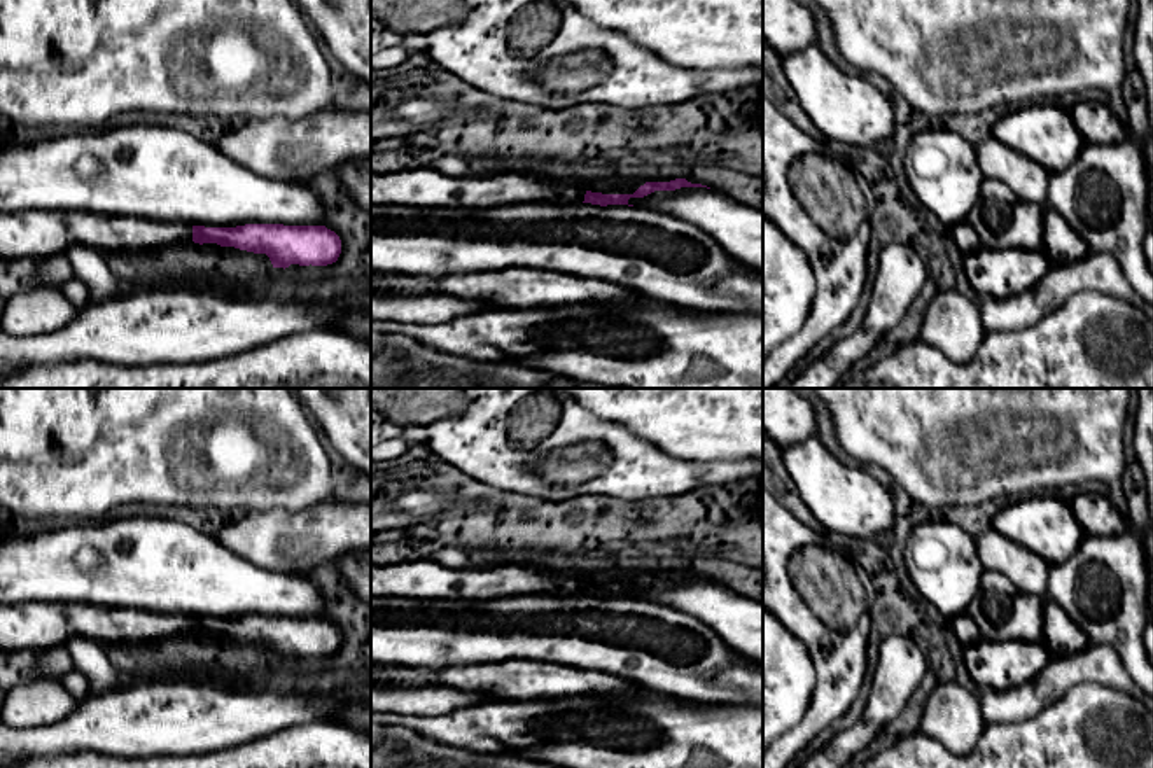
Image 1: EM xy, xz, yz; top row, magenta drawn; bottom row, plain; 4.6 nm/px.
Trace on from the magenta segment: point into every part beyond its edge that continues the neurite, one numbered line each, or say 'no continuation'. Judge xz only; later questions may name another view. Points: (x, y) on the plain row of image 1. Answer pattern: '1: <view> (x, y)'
1: xz (419, 579)

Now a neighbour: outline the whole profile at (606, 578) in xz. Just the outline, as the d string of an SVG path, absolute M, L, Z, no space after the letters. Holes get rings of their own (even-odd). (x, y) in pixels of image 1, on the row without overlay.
M551 569L542 570L553 576L570 577L583 583L602 584L602 586L633 586L640 577L646 576L646 572L626 572L626 570L598 570L598 572L583 572L579 569L565 572Z

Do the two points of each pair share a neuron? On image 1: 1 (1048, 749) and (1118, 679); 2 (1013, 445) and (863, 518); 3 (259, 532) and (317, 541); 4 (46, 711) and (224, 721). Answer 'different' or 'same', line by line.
1: different
2: different
3: same
4: different

